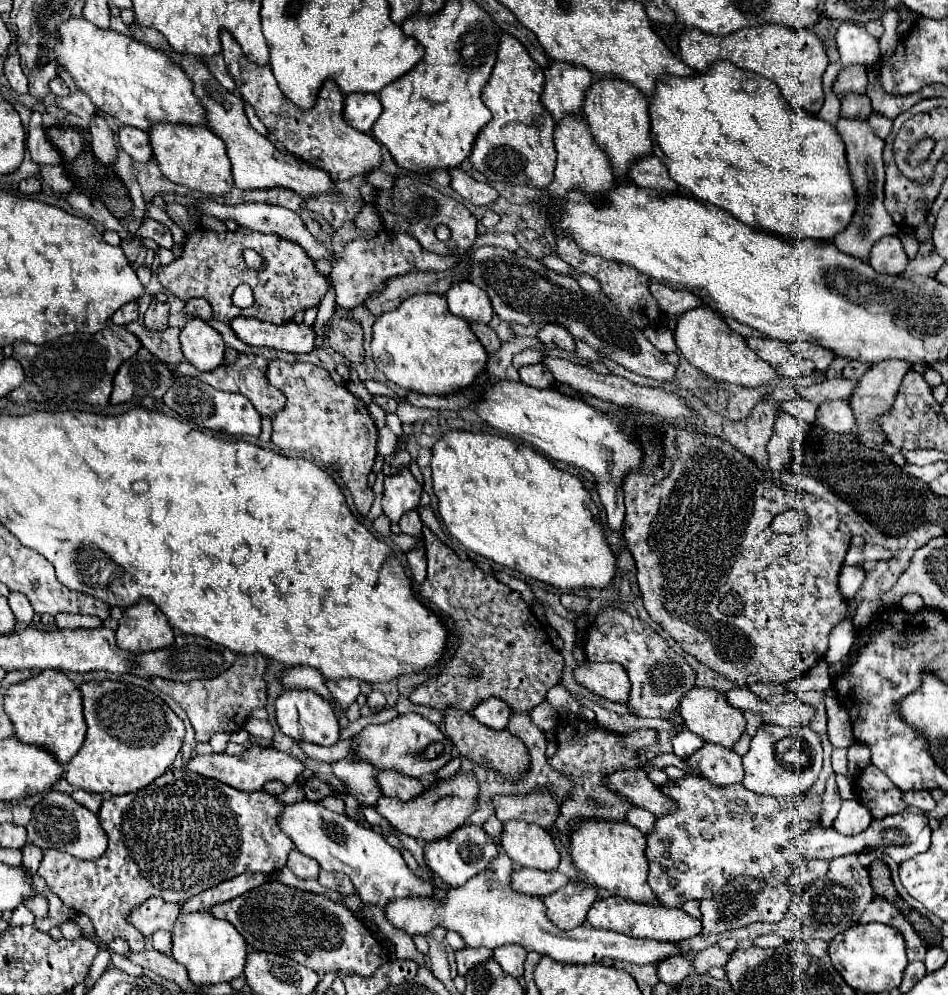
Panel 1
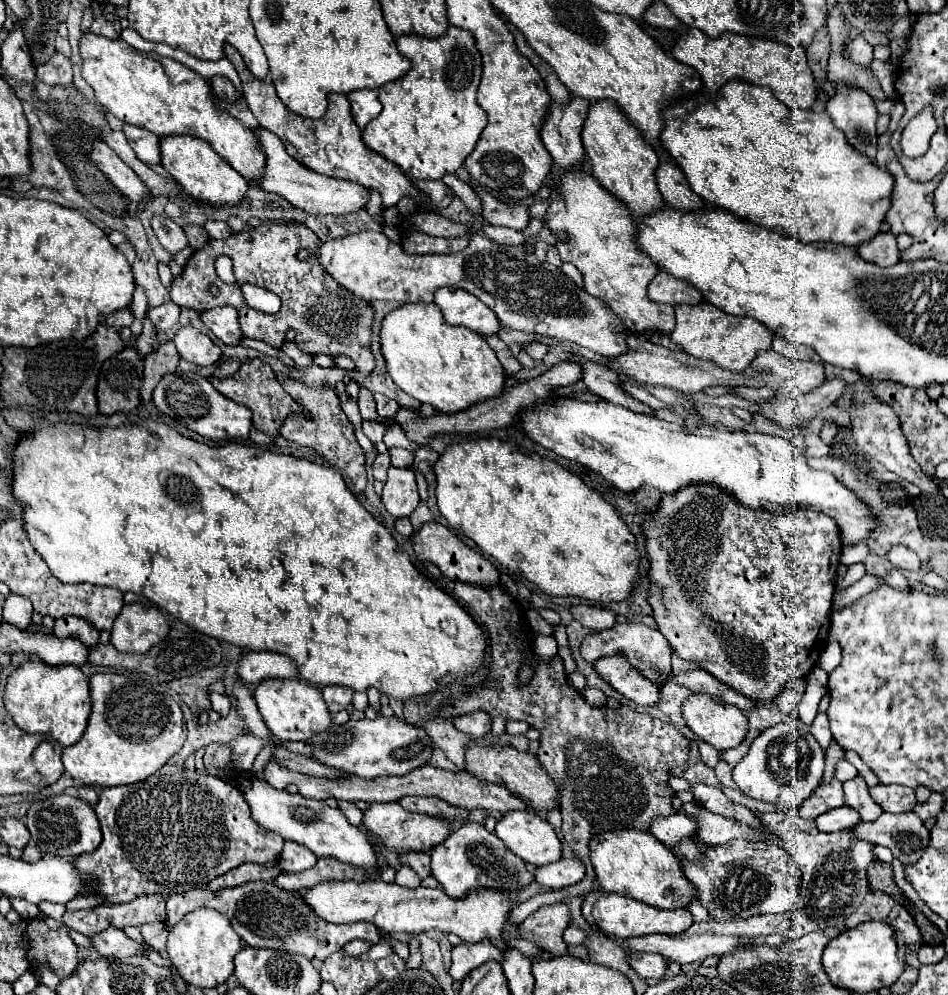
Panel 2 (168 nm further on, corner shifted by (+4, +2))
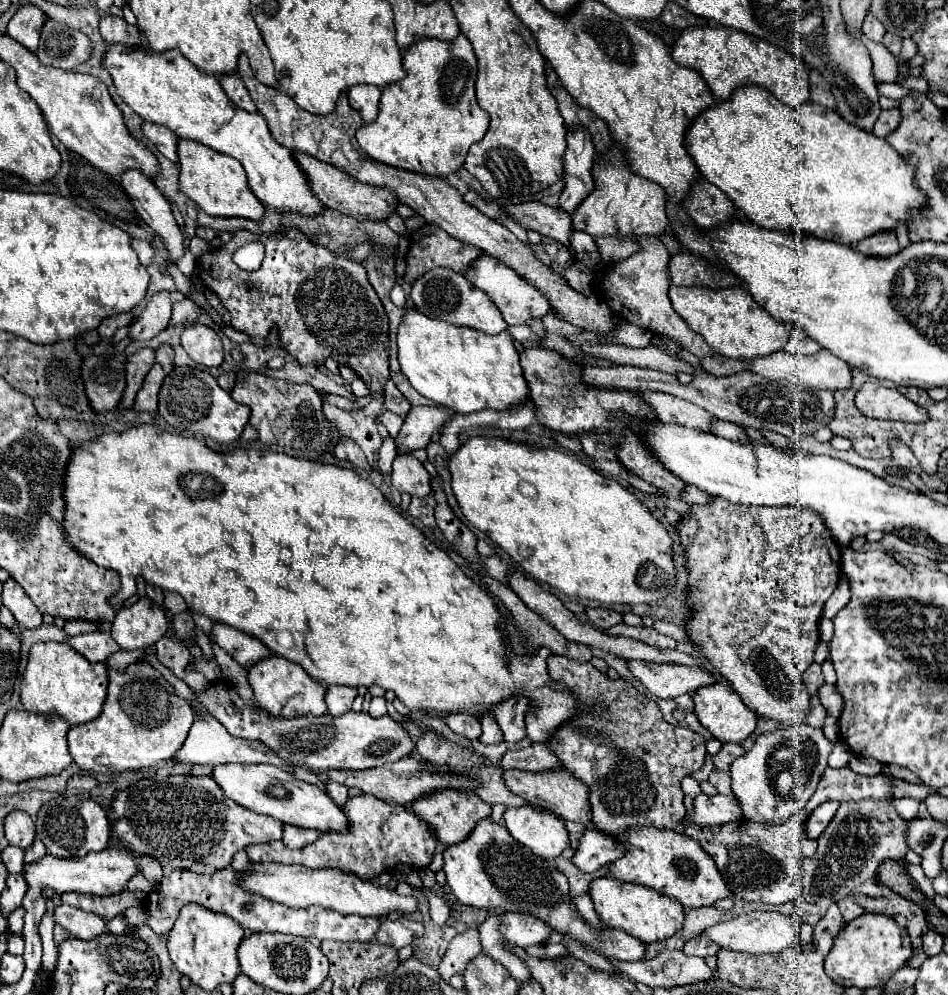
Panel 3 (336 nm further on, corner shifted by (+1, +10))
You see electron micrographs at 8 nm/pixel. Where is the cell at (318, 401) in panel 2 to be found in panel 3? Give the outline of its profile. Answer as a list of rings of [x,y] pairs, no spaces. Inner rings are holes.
[[[339,438],[339,442],[335,444],[335,458],[337,460],[347,460],[347,462],[351,462],[353,466],[357,466],[357,468],[363,468],[363,470],[371,470],[371,466],[367,464],[367,460],[365,460],[365,454],[363,454],[363,450],[351,440],[351,438]]]

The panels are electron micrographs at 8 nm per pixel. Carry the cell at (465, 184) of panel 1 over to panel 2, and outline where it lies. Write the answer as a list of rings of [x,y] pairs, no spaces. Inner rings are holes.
[[[474,186],[474,190],[480,194],[482,198],[482,204],[484,204],[484,220],[488,224],[494,224],[494,226],[506,226],[506,228],[512,228],[512,230],[524,230],[530,222],[530,210],[528,206],[522,206],[522,204],[504,204],[496,198],[492,198],[488,192],[484,192],[482,188]]]

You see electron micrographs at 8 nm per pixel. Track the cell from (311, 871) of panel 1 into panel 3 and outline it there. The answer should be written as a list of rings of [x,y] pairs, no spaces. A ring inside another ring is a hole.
[[[283,826],[283,842],[285,846],[297,850],[297,848],[305,848],[309,844],[313,844],[319,838],[317,830],[309,830],[309,828],[299,828],[299,826]]]

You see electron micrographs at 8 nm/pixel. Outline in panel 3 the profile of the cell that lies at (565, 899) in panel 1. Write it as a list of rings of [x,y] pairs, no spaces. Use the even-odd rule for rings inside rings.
[[[505,912],[501,932],[513,946],[535,946],[547,942],[553,930],[541,918],[535,918],[531,914]]]

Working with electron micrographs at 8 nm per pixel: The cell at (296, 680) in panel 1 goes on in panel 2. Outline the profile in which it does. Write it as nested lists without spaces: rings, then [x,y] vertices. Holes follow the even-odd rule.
[[[242,652],[238,660],[238,674],[246,684],[258,684],[266,678],[296,678],[298,668],[290,658],[278,652]]]

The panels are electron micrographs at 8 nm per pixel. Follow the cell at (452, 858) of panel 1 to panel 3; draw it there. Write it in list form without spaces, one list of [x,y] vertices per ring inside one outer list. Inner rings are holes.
[[[489,818],[481,820],[465,840],[447,846],[443,860],[443,872],[447,876],[449,890],[459,904],[485,910],[501,908],[505,912],[533,914],[537,918],[543,918],[553,930],[569,934],[571,938],[593,950],[599,950],[605,956],[627,962],[645,960],[645,944],[637,938],[631,938],[623,930],[607,928],[605,932],[591,932],[579,912],[571,908],[567,878],[557,872],[553,866],[555,862],[535,856],[527,846],[519,844],[505,826],[499,826]]]

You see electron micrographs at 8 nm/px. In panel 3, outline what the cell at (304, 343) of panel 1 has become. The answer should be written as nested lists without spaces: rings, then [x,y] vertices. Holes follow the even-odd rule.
[[[181,300],[173,306],[173,316],[171,316],[171,324],[181,324],[181,322],[195,322],[199,318],[199,314],[207,314],[207,310],[199,308],[195,302],[191,300]]]

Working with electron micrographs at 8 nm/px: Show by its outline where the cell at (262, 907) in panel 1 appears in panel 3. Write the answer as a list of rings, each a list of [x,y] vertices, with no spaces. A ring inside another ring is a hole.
[[[223,868],[215,872],[191,872],[191,870],[171,870],[161,884],[147,896],[145,900],[145,912],[149,916],[149,926],[157,934],[167,934],[177,916],[179,910],[185,904],[201,904],[209,910],[223,912],[237,920],[245,930],[251,932],[281,932],[281,934],[293,934],[301,938],[317,938],[317,940],[359,940],[359,942],[369,942],[375,938],[379,930],[379,920],[377,918],[361,918],[361,916],[343,916],[333,910],[317,908],[311,906],[307,910],[293,910],[285,904],[279,902],[269,902],[269,898],[261,898],[259,894],[245,894],[241,886],[237,886],[237,878],[233,878],[233,868]]]

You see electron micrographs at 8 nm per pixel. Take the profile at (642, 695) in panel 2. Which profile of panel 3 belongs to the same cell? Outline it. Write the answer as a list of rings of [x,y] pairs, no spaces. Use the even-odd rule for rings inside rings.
[[[631,660],[627,662],[631,674],[657,698],[677,698],[681,694],[693,694],[701,686],[709,686],[715,682],[715,676],[679,664],[653,664]]]

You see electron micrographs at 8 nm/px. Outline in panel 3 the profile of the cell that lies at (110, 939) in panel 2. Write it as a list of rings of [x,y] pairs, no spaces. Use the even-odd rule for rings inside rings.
[[[61,904],[55,908],[55,922],[61,924],[65,930],[71,932],[71,936],[75,938],[99,938],[101,934],[107,934],[107,922],[91,912]]]

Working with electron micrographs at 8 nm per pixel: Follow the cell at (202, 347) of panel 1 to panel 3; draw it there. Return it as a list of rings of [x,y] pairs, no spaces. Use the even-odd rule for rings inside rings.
[[[189,324],[181,334],[185,352],[203,366],[219,366],[223,362],[223,344],[219,334],[203,324]]]

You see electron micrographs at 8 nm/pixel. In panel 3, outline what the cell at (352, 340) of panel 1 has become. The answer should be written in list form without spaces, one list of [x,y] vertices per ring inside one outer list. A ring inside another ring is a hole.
[[[281,228],[279,232],[275,232],[273,236],[267,234],[251,234],[247,230],[237,230],[233,232],[233,238],[229,240],[229,244],[211,250],[207,254],[203,254],[197,260],[197,268],[195,274],[197,278],[207,284],[207,288],[211,292],[215,292],[221,302],[225,304],[225,308],[231,314],[231,326],[237,328],[239,332],[245,332],[253,338],[255,346],[265,348],[265,336],[271,332],[273,326],[279,326],[279,336],[281,336],[281,344],[287,352],[291,352],[295,358],[299,358],[299,362],[309,364],[323,364],[327,356],[335,358],[339,364],[349,364],[365,384],[369,384],[367,388],[371,392],[383,392],[385,382],[389,380],[389,320],[385,318],[385,310],[381,300],[377,298],[373,286],[367,280],[367,270],[353,260],[347,260],[339,254],[333,254],[329,250],[325,250],[323,246],[313,246],[313,242],[309,242],[309,238],[305,238],[305,234],[301,234],[301,230],[297,232],[297,228]],[[247,242],[263,242],[265,244],[265,260],[261,264],[261,268],[257,272],[243,272],[239,270],[239,266],[233,262],[233,254],[237,248],[241,248]],[[243,282],[253,282],[255,292],[247,292]]]

